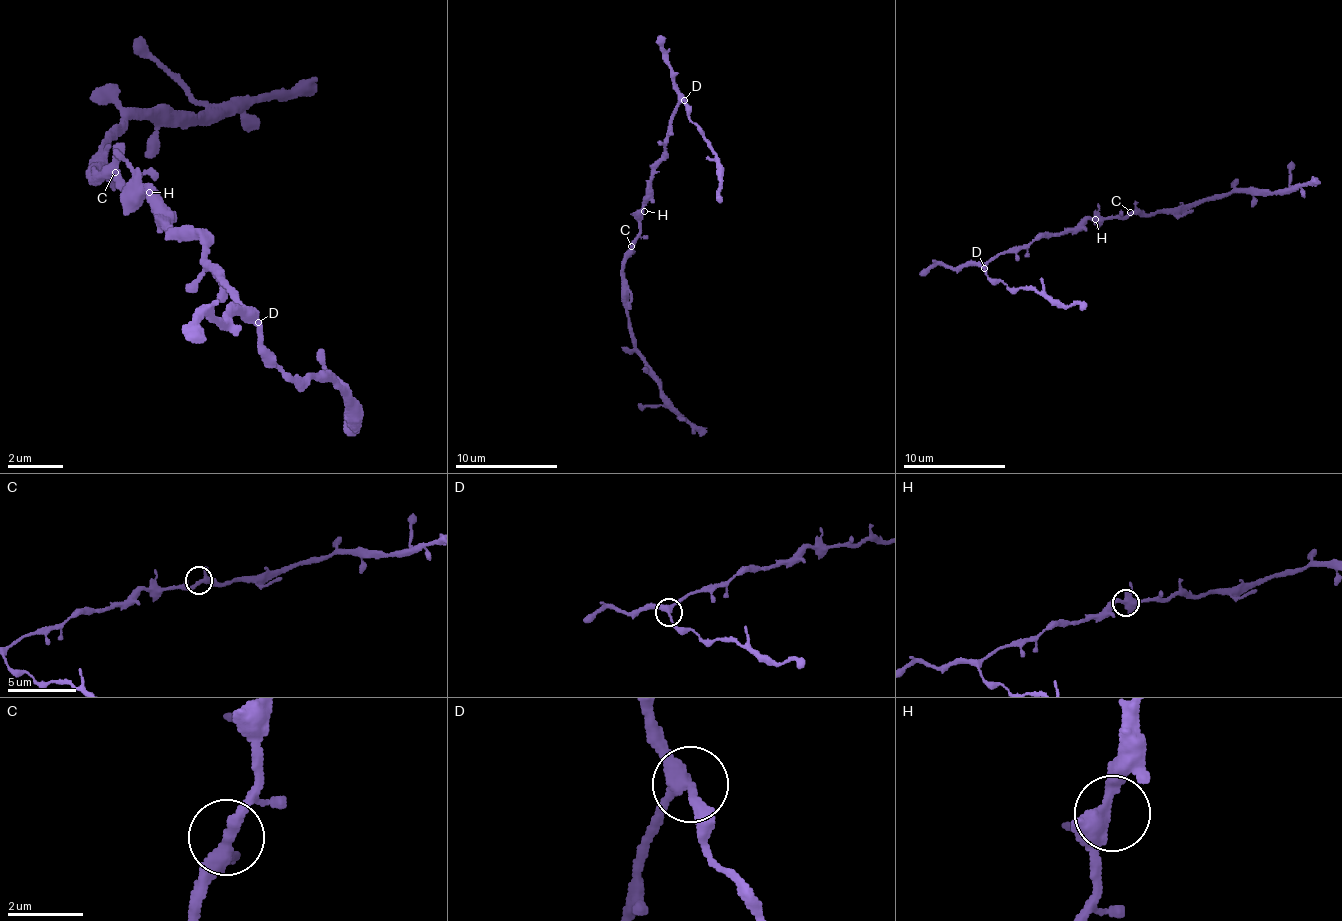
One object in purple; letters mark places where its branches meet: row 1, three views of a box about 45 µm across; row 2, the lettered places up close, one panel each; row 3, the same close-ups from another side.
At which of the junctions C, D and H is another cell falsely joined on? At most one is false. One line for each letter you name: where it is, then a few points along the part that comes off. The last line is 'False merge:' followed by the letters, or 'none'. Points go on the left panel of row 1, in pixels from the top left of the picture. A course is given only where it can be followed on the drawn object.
D: (258, 322) | (260, 323), (260, 344), (294, 379), (329, 379), (342, 392), (356, 420), (356, 427)
False merge: D

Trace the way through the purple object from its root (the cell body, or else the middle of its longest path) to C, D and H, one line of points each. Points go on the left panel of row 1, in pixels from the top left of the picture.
C: (136, 186), (129, 186), (115, 172)
D: (136, 186), (170, 227), (184, 227), (205, 248), (225, 289), (260, 323)
H: (136, 186), (142, 186), (149, 192)

